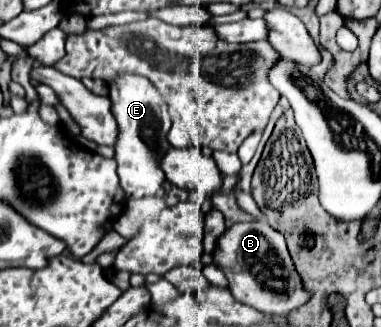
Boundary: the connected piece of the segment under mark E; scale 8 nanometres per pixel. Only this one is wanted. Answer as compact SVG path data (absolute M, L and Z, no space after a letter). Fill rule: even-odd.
M128 74L128 78L120 78L120 82L112 82L110 98L112 98L112 112L120 128L114 146L120 186L124 194L130 198L156 196L156 192L166 182L164 172L160 168L160 158L172 148L168 142L168 132L170 132L168 108L162 102L158 90L154 90L154 86L146 78L134 74Z

